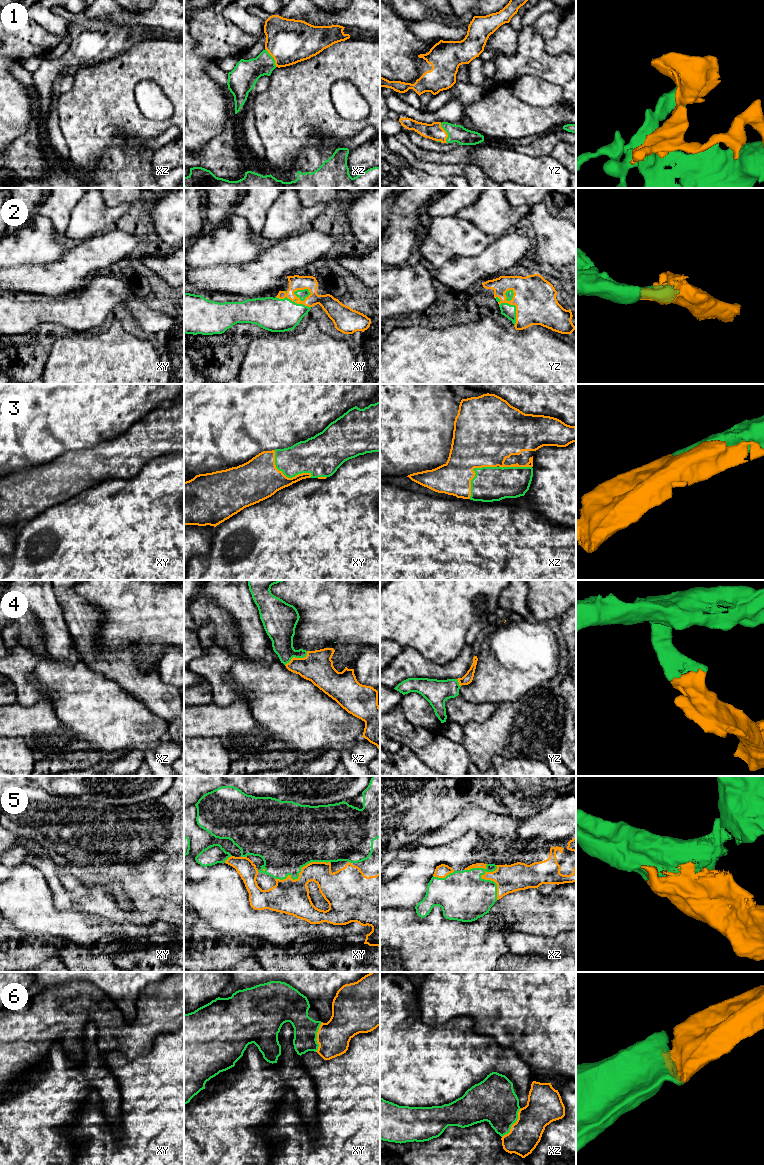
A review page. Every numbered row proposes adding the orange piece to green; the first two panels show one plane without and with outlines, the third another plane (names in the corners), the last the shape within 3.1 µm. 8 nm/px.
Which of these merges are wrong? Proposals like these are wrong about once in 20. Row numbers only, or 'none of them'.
none of them

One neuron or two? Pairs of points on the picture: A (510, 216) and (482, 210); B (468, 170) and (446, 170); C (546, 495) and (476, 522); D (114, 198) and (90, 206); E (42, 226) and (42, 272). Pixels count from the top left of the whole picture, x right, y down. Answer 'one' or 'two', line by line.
A: one
B: one
C: two
D: two
E: two

